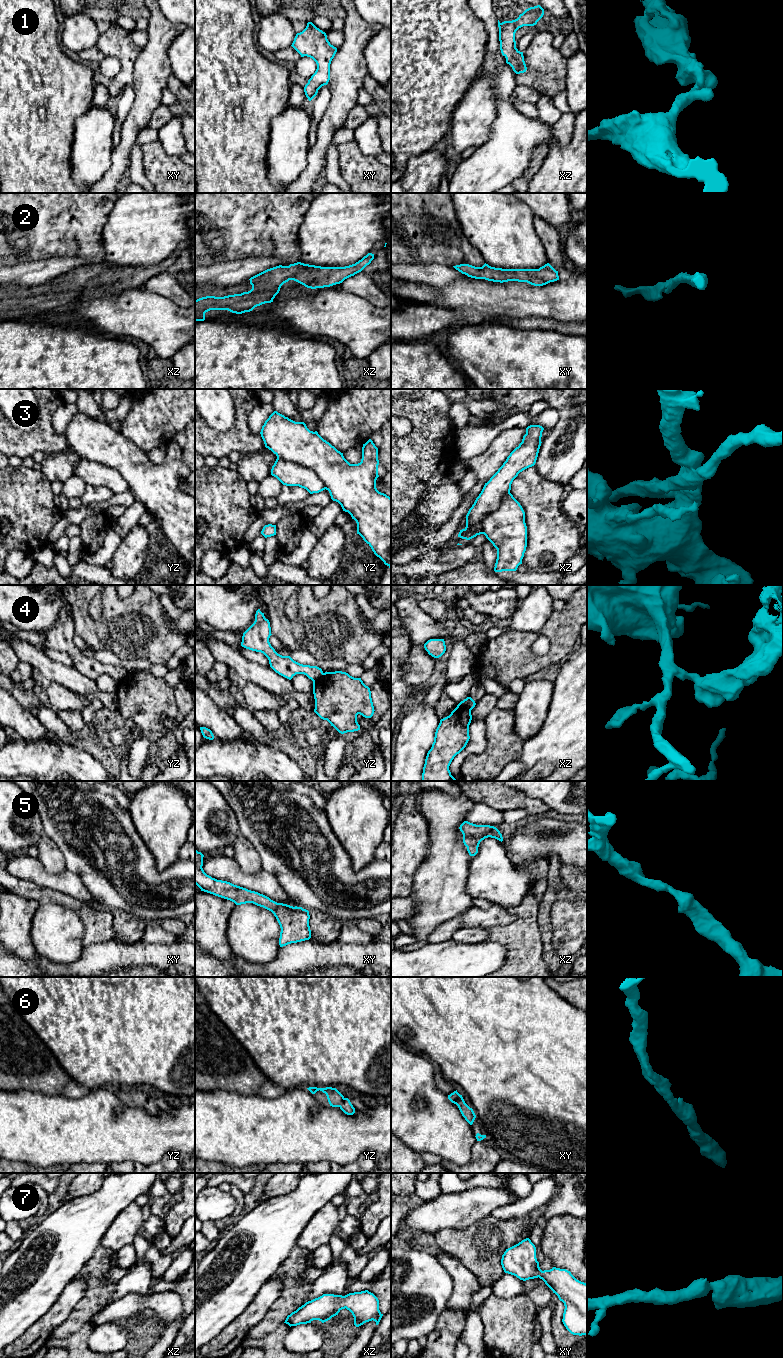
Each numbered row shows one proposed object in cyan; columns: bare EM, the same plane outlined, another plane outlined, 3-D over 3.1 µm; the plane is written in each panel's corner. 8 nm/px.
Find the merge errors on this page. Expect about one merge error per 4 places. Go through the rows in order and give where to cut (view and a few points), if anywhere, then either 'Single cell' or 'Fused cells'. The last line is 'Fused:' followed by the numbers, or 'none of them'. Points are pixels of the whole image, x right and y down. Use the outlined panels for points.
1: No split. Single cell
2: No split. Single cell
3: No split. Single cell
4: Split along xz (459, 703), (470, 710). Fused cells
5: No split. Single cell
6: No split. Single cell
7: No split. Single cell
Fused: 4

